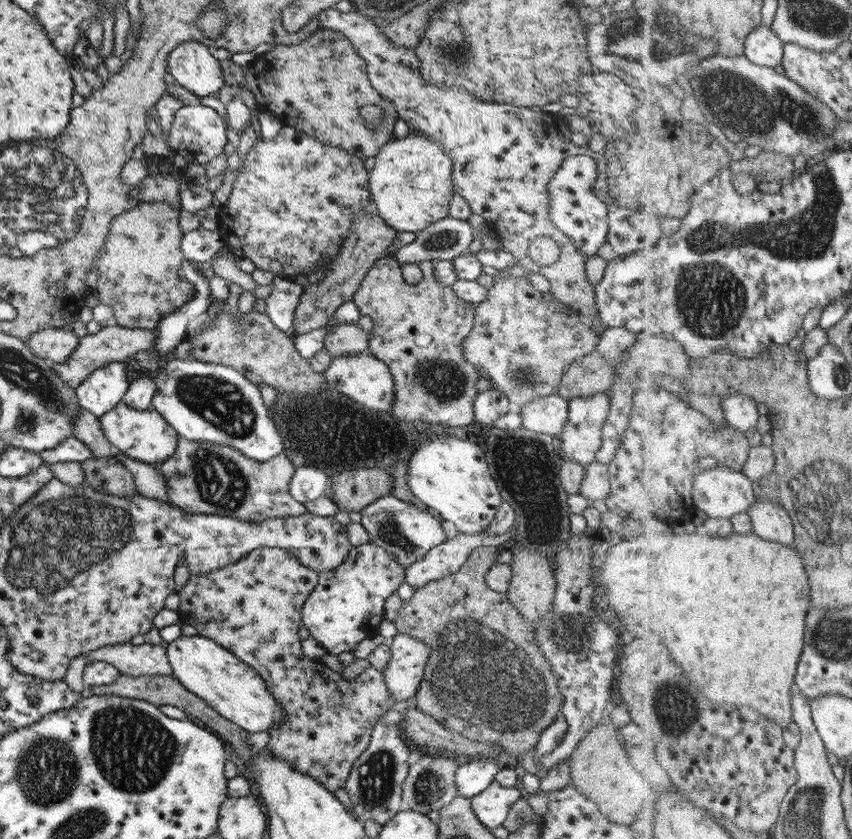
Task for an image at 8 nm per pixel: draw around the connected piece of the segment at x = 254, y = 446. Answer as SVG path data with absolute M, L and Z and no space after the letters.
M167 359L164 366L159 370L154 379L154 393L150 400L151 408L155 413L158 413L165 419L165 422L176 432L177 436L186 438L190 441L203 441L208 443L217 443L221 445L227 445L235 450L238 450L243 456L252 458L256 461L266 461L274 456L277 456L283 450L283 441L276 429L275 424L271 422L271 418L267 416L267 408L261 401L261 395L256 385L243 376L240 372L223 366L220 364L211 364L208 362L201 362L195 359Z

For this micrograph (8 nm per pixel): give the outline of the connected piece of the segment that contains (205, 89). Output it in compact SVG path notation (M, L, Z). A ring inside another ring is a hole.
M199 41L179 43L167 55L166 72L195 96L211 96L225 86L219 61L211 53L212 49Z

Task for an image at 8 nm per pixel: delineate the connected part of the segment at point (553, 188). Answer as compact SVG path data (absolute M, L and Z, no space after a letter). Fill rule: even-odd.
M576 155L565 158L559 165L555 175L548 182L547 215L553 226L557 227L580 250L584 257L596 254L596 250L605 240L608 227L609 207L592 194L592 186L597 178L597 165L586 155Z

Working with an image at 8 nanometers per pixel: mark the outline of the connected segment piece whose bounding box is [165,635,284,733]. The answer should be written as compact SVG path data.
M200 635L179 636L165 650L174 677L188 692L205 701L234 725L252 732L269 732L282 720L282 708L267 693L261 677L231 652Z

